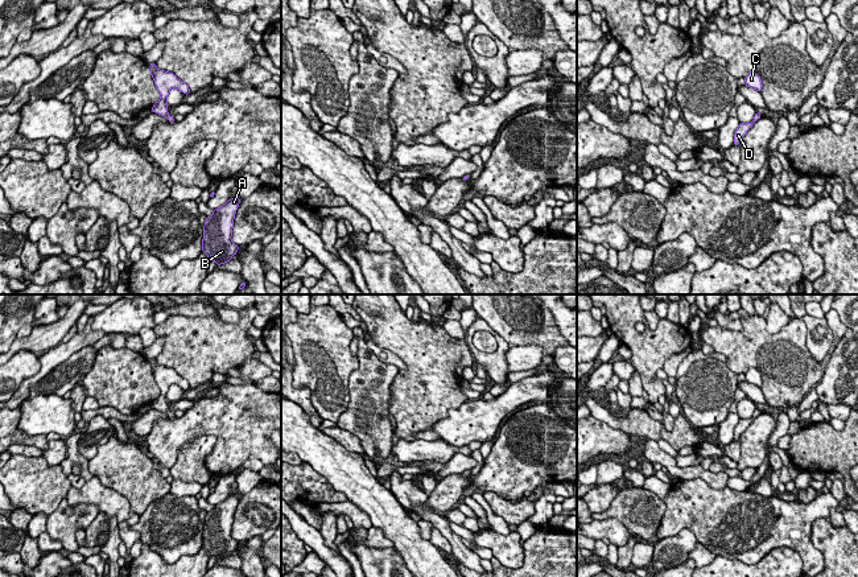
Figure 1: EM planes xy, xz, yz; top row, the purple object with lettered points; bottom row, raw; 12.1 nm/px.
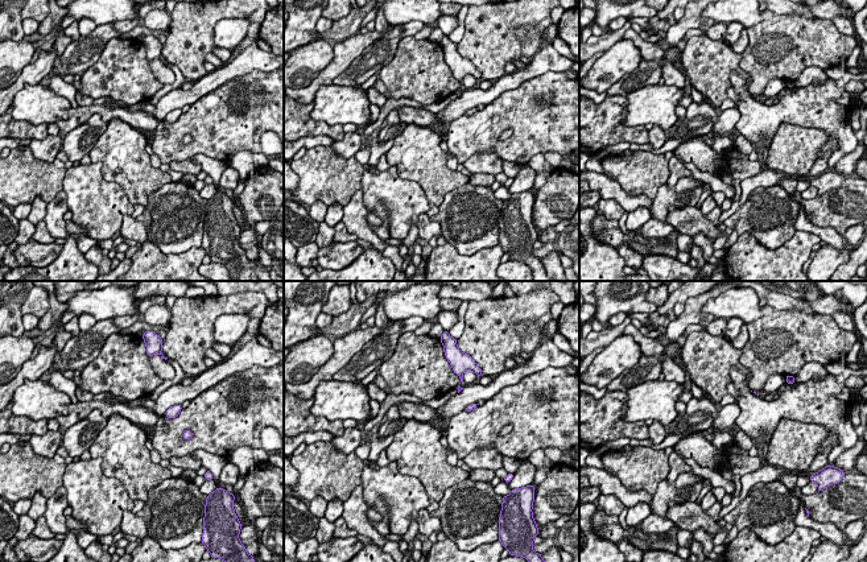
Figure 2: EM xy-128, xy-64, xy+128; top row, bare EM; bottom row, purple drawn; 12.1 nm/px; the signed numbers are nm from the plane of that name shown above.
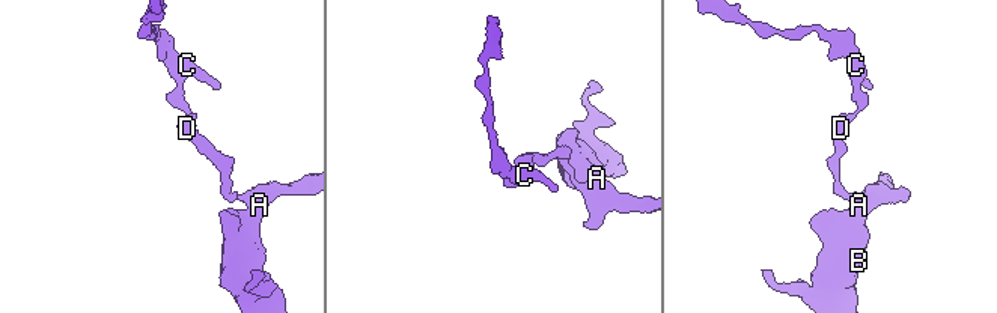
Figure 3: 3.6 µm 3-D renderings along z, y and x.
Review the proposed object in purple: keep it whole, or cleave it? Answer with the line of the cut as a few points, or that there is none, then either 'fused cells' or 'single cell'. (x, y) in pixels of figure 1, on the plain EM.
cut none; single cell

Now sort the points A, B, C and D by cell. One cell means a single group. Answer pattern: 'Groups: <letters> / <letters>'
Groups: A B C D

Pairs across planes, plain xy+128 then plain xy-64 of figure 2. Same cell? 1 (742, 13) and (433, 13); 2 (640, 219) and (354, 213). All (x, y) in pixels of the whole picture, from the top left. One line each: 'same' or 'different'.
1: same
2: different

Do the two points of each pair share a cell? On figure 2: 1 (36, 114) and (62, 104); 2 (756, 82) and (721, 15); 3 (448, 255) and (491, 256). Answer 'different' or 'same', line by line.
1: same
2: different
3: same

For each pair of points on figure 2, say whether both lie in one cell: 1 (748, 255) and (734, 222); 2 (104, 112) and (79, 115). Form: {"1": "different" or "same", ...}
{"1": "different", "2": "same"}

